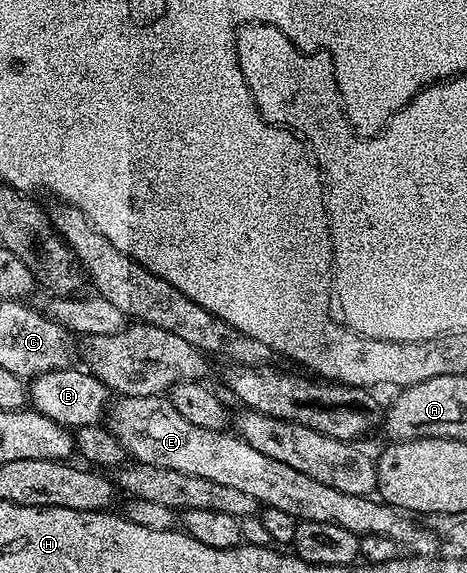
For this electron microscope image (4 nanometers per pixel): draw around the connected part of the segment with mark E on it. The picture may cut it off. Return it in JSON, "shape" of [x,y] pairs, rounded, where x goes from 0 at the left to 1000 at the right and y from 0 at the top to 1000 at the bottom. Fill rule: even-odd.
{"shape":[[[358,691],[338,693],[259,693],[238,702],[227,723],[227,745],[261,773],[268,792],[285,806],[330,815],[364,815],[364,822],[390,822],[390,829],[424,829],[424,836],[450,836],[456,843],[478,843],[484,850],[503,850],[525,864],[544,864],[559,883],[597,885],[604,892],[630,899],[636,911],[670,909],[672,913],[724,913],[724,920],[741,920],[764,934],[827,934],[844,941],[876,967],[895,972],[921,972],[936,963],[934,935],[912,920],[889,916],[880,901],[867,899],[842,881],[827,881],[803,866],[769,867],[741,864],[732,857],[715,857],[715,850],[698,850],[698,843],[681,843],[681,836],[664,836],[664,829],[647,829],[647,822],[630,822],[630,815],[612,815],[612,808],[595,808],[595,801],[578,801],[578,794],[561,794],[561,787],[544,787],[535,773],[527,773],[497,752],[443,750],[407,738],[385,724]]]}

